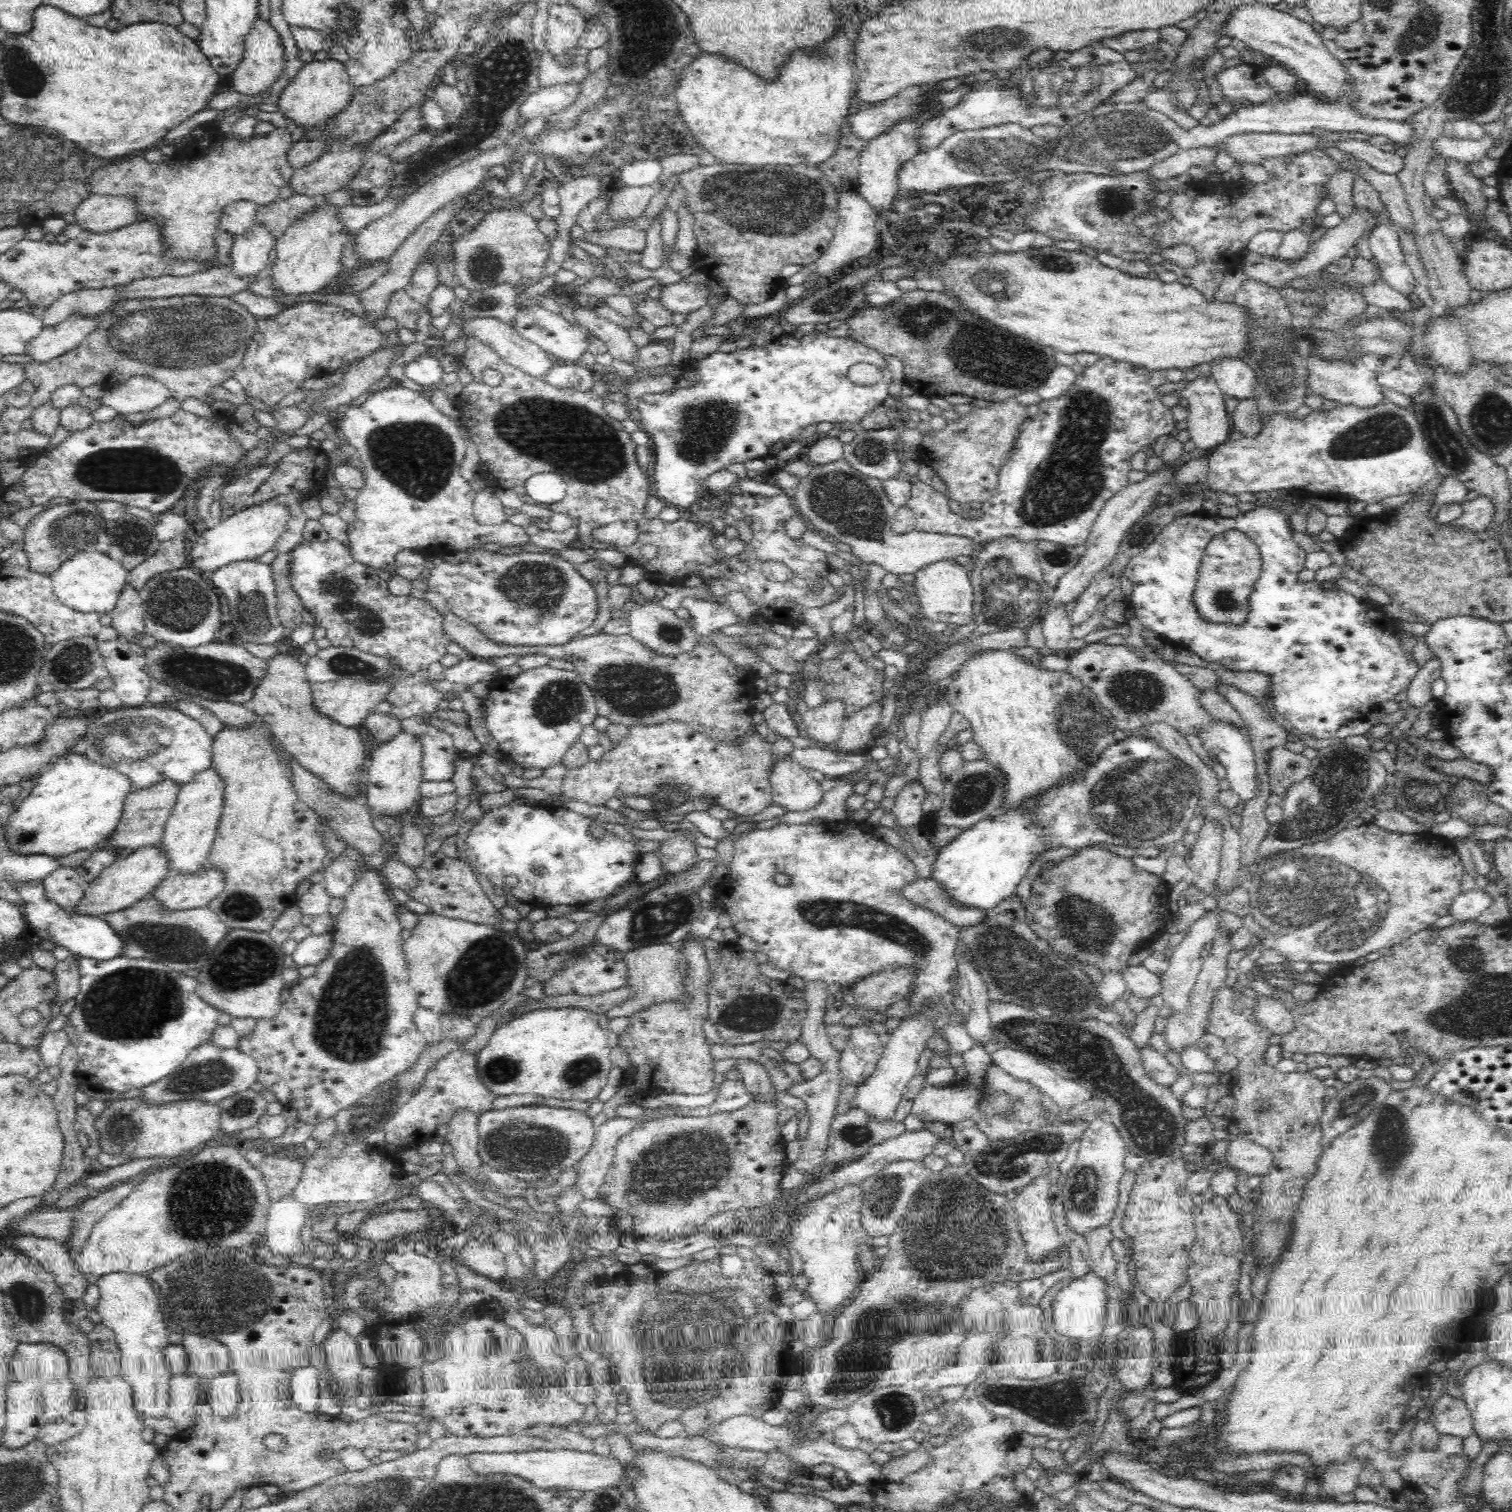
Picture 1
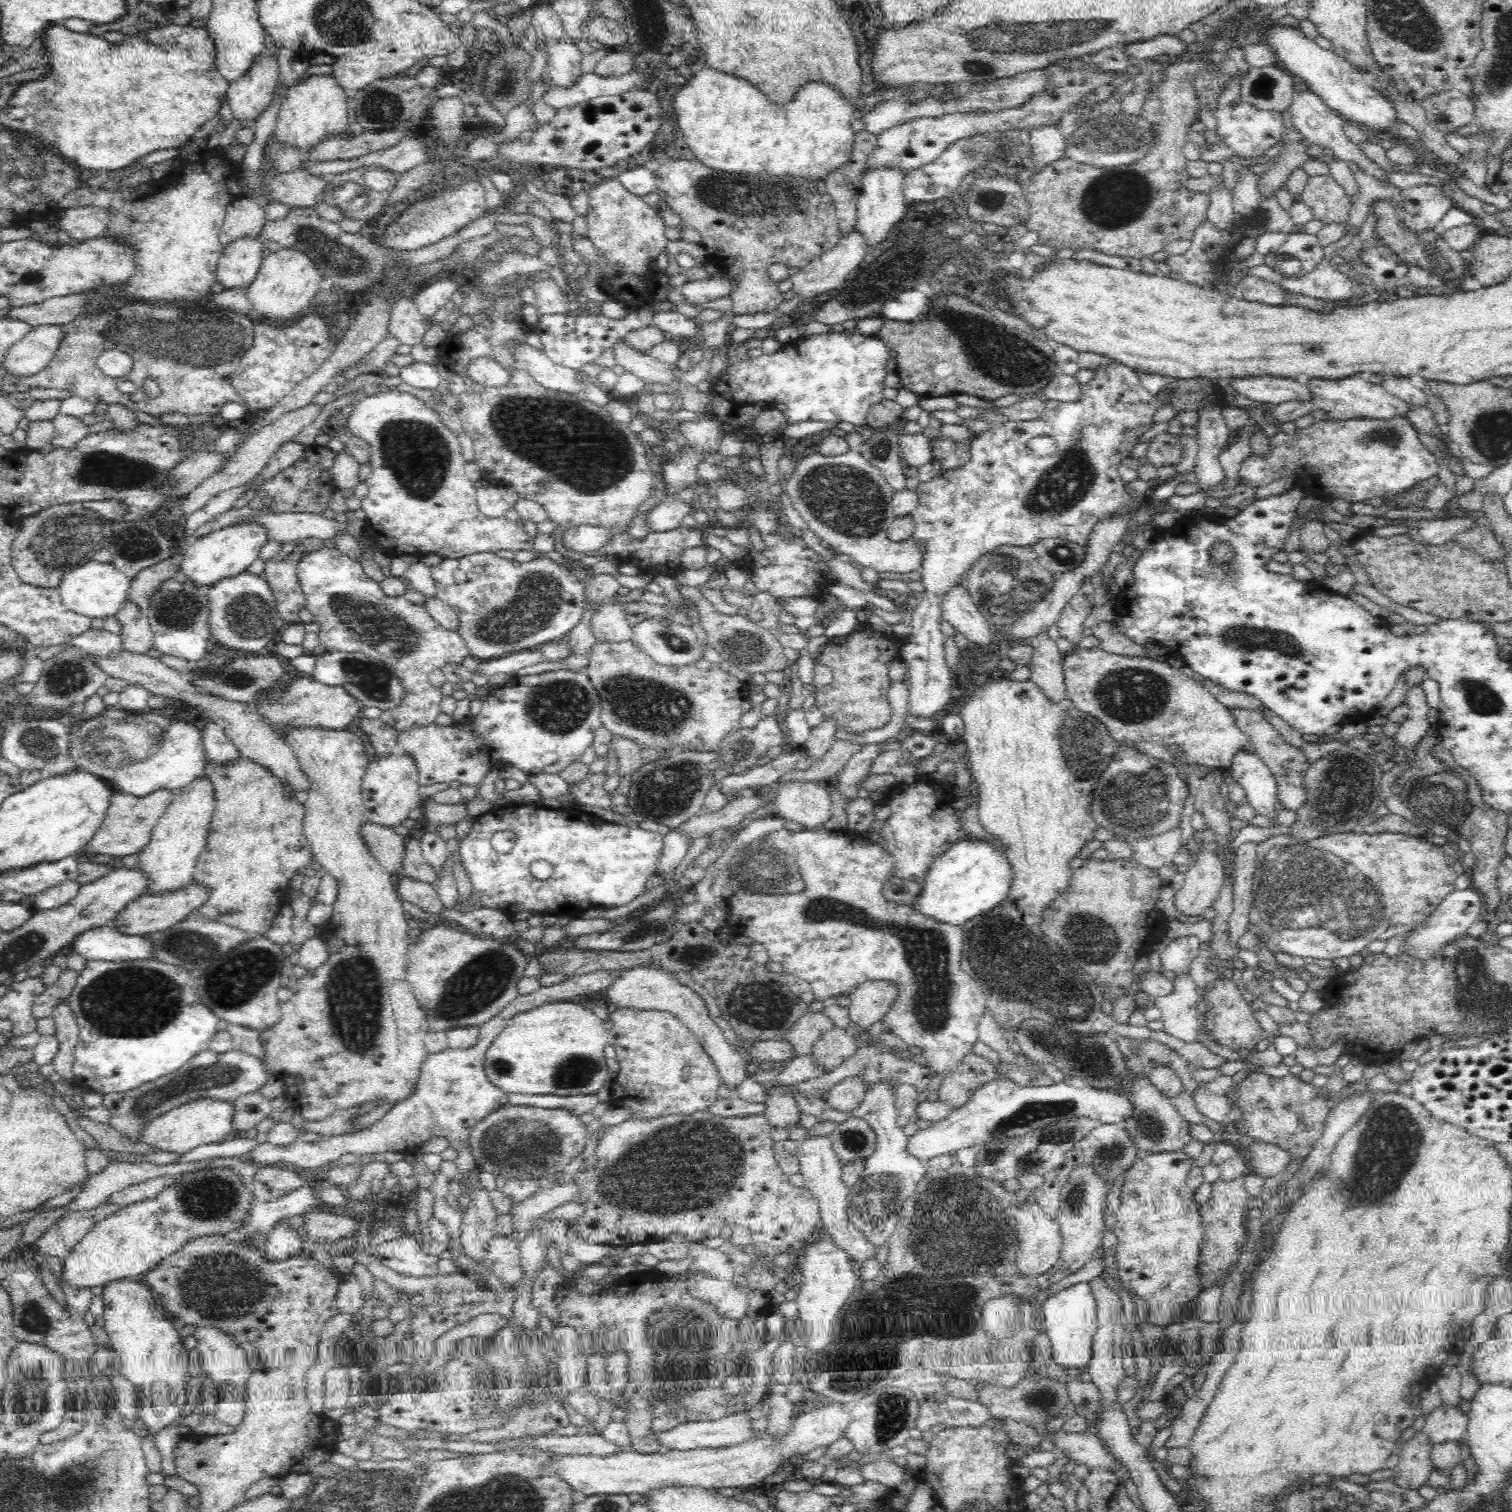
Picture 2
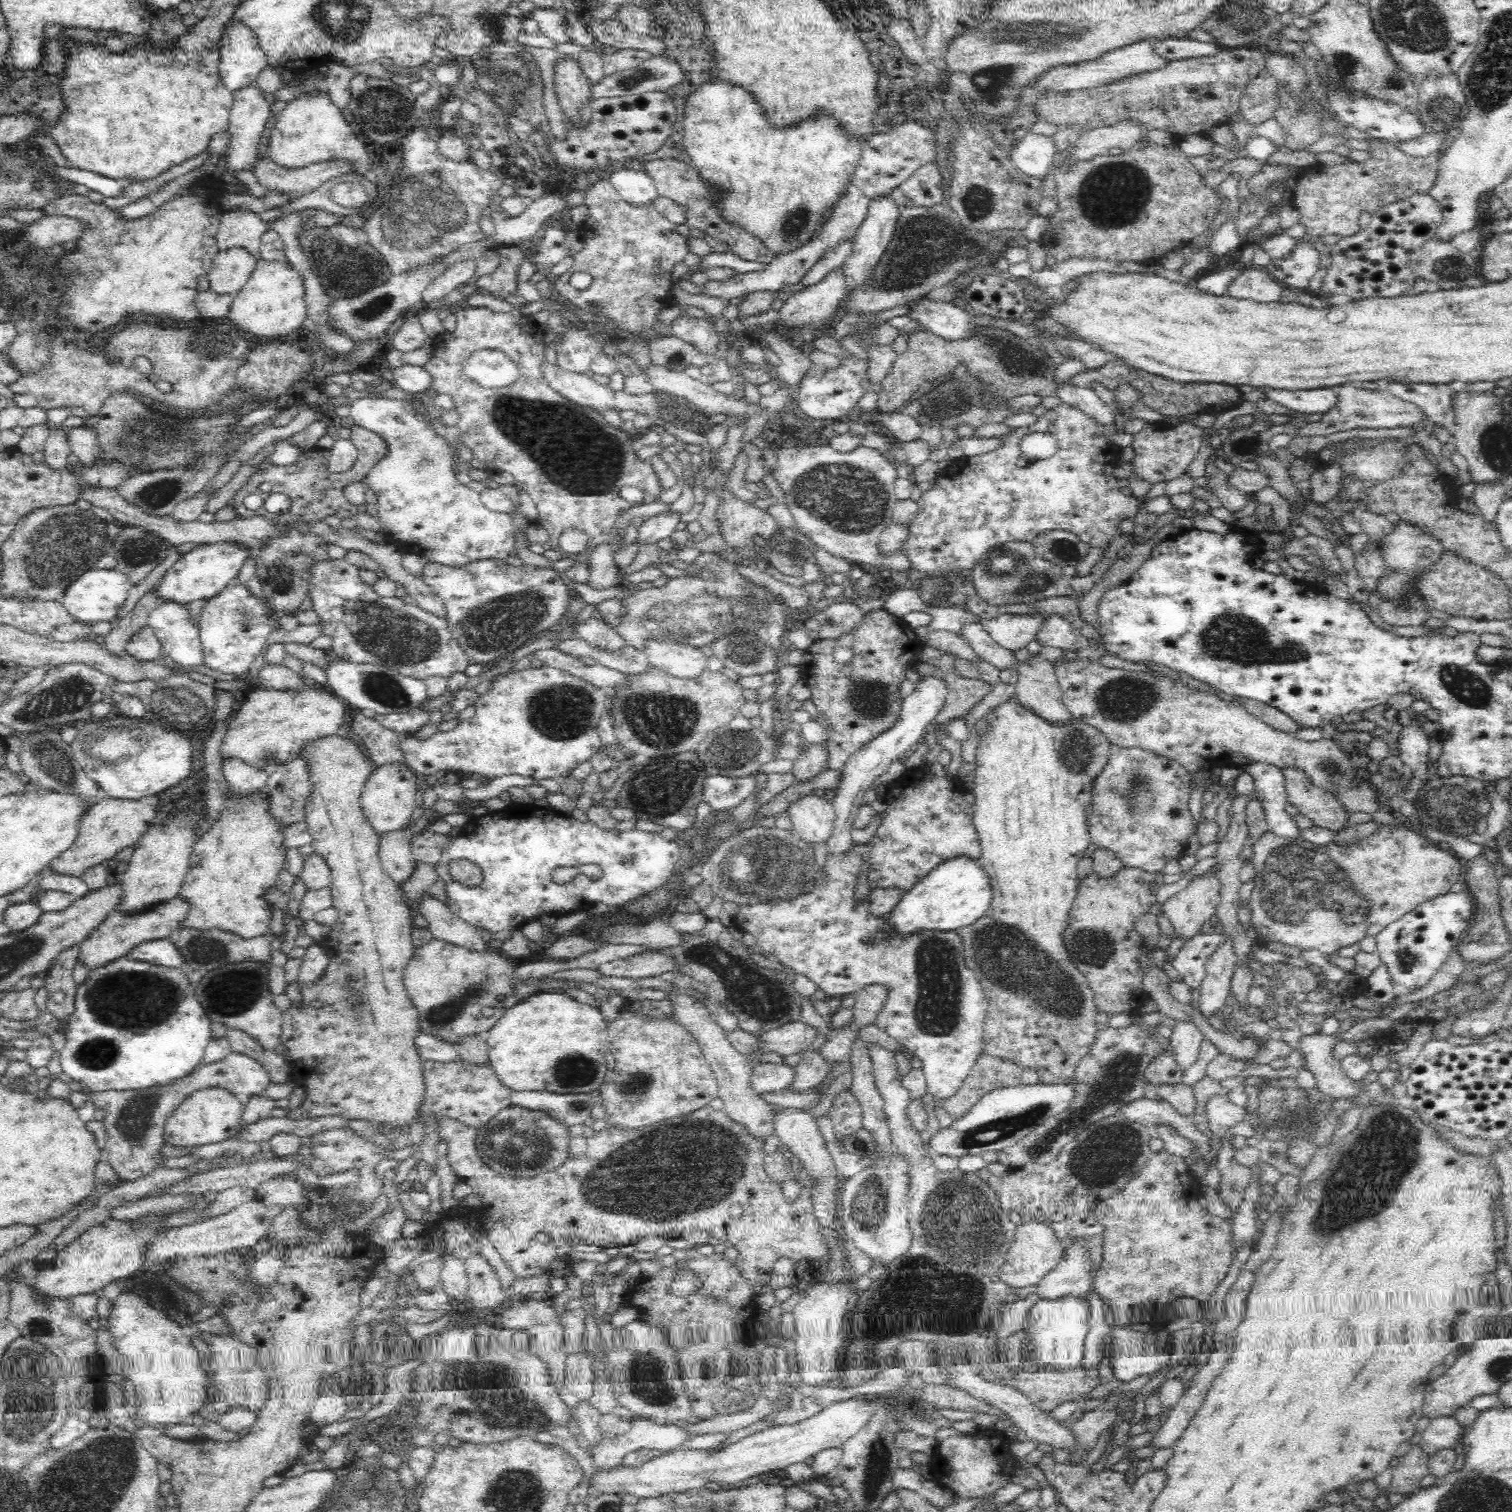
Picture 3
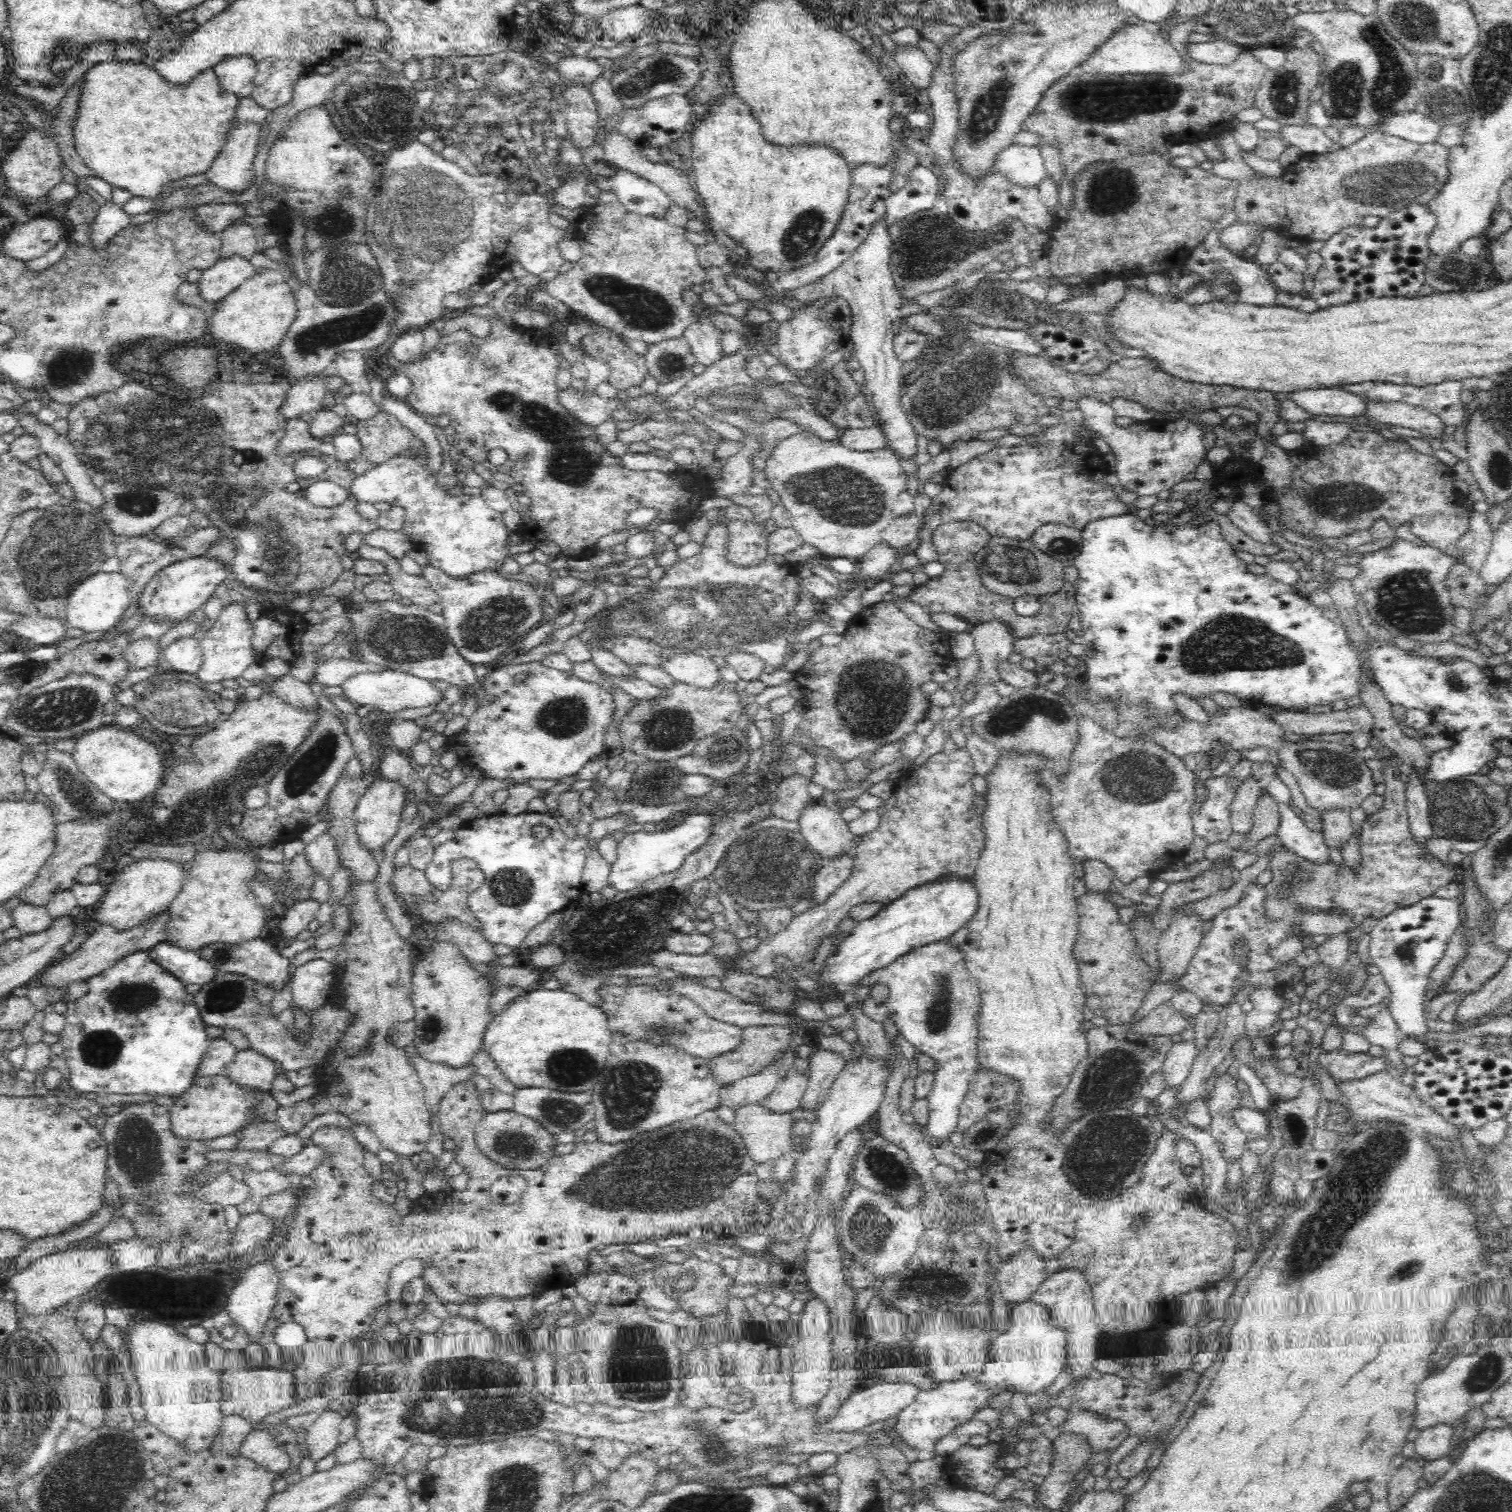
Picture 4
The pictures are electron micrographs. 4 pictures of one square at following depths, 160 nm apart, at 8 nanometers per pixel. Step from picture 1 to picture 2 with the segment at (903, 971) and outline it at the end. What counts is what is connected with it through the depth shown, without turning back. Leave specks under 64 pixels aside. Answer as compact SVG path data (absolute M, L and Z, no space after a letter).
M868 981L848 994L848 1028L845 1033L858 1042L858 1038L878 1022L895 1002L897 988L886 981Z

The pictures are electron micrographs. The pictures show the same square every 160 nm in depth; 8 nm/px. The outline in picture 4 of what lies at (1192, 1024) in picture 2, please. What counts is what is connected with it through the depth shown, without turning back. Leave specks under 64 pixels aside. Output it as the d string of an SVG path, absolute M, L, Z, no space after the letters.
M1193 1040L1174 1043L1161 1066L1162 1077L1168 1090L1176 1090L1186 1081L1196 1056L1198 1052Z

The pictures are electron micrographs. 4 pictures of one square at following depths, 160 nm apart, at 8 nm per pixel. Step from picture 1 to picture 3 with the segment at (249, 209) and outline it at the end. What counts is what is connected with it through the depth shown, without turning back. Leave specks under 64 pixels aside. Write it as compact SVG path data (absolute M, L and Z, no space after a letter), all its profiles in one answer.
M232 210L220 216L217 245L220 251L230 248L243 248L256 255L259 251L261 236L269 230L268 223L260 219L258 214L249 210Z

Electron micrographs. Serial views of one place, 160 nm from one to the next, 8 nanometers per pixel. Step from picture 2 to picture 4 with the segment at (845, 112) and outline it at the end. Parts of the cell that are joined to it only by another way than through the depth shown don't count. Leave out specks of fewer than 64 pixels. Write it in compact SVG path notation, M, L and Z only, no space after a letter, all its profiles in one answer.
M728 94L724 100L716 102L707 116L696 122L693 126L692 132L692 174L696 183L694 189L700 199L702 209L706 212L707 218L713 226L718 227L719 230L726 234L743 252L747 259L747 265L751 266L754 270L761 270L766 272L770 277L776 274L784 274L784 272L794 272L794 270L802 270L806 266L810 266L818 252L824 248L824 244L834 236L838 222L842 218L842 212L846 206L847 198L849 195L849 188L851 183L851 172L845 164L844 159L831 148L824 146L804 146L804 148L796 148L794 152L786 152L784 148L774 148L768 142L764 144L765 140L761 133L760 124L752 117L750 107L744 104L735 94Z

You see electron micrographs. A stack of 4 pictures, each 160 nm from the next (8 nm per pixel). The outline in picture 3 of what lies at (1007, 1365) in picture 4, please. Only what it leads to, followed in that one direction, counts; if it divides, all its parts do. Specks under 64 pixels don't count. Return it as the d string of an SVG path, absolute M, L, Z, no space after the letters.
M1080 1299L1040 1300L1026 1316L1026 1340L1024 1340L1024 1362L1050 1372L1064 1372L1081 1365L1084 1357L1085 1338L1090 1330L1090 1308Z

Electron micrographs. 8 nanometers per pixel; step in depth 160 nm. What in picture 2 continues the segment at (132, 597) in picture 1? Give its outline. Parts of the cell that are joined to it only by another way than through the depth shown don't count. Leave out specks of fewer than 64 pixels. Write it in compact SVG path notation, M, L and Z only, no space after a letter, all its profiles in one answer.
M130 601L124 602L122 608L116 612L115 618L120 622L119 634L124 650L136 655L145 655L148 650L155 648L149 620L136 605Z

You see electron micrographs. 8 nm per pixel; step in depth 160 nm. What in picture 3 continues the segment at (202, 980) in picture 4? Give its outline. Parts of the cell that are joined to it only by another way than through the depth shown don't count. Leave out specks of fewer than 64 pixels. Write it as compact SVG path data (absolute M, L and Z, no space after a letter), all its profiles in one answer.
M172 938L144 942L138 948L134 948L131 954L128 954L128 957L177 969L179 973L186 970L186 959L184 959L176 944L172 942Z

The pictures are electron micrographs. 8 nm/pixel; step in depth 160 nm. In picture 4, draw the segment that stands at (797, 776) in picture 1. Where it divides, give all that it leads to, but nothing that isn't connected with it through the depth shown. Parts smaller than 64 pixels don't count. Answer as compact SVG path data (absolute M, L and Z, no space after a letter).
M822 801L813 802L798 821L800 834L825 860L855 857L857 838L849 830L841 812L826 807Z

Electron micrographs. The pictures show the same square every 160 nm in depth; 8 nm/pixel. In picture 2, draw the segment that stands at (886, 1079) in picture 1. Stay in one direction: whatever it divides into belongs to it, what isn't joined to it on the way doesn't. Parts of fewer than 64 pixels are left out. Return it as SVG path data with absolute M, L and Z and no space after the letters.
M886 1084L869 1088L865 1092L865 1099L860 1104L860 1108L856 1108L856 1112L850 1116L826 1107L824 1114L816 1118L818 1123L827 1120L840 1124L850 1117L858 1117L864 1119L874 1129L877 1145L875 1151L866 1158L863 1172L858 1175L851 1186L847 1198L847 1215L853 1226L866 1237L867 1242L876 1248L888 1245L890 1236L896 1232L899 1214L904 1208L905 1200L915 1191L921 1178L930 1169L925 1162L908 1151L908 1137L896 1124L894 1088L897 1087Z

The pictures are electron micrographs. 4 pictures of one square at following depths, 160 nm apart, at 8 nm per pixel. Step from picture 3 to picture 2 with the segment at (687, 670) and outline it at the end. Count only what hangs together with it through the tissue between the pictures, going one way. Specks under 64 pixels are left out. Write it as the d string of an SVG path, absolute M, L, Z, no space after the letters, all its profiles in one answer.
M644 620L632 628L632 643L662 666L676 666L682 668L694 664L704 656L703 645L698 641L696 633L691 628L679 626L679 624L668 624L663 626L657 620Z

